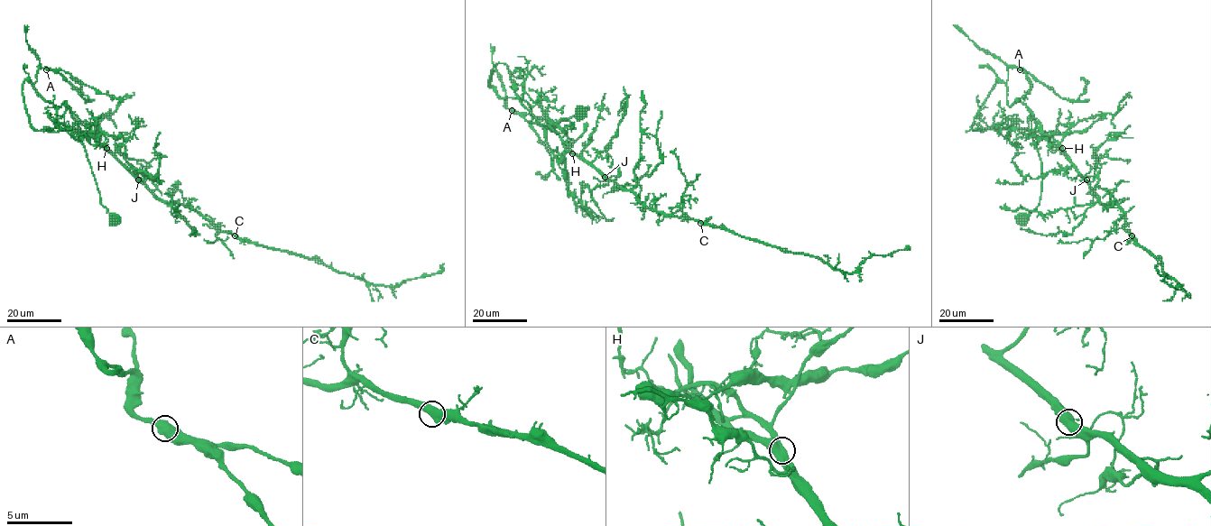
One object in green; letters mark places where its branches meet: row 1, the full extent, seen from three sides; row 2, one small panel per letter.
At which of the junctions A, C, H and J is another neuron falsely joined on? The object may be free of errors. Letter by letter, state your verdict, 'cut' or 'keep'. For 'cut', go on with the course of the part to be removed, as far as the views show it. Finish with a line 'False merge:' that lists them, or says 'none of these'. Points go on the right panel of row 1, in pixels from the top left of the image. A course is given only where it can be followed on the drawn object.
A: keep
C: keep
H: keep
J: keep
False merge: none of these

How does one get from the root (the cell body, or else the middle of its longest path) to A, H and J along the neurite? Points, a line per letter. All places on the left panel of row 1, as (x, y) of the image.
A: (114, 218), (101, 203), (84, 146), (65, 127), (65, 102), (57, 107), (33, 87), (38, 69), (46, 69)
H: (114, 218), (101, 203), (84, 146), (65, 127), (64, 111), (69, 108), (71, 115), (106, 148)
J: (114, 218), (101, 203), (84, 146), (65, 127), (64, 111), (69, 108), (138, 179)

